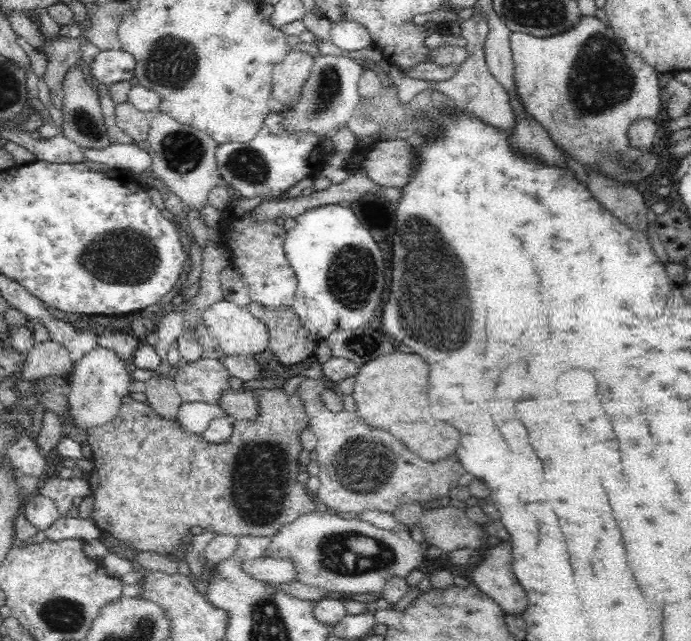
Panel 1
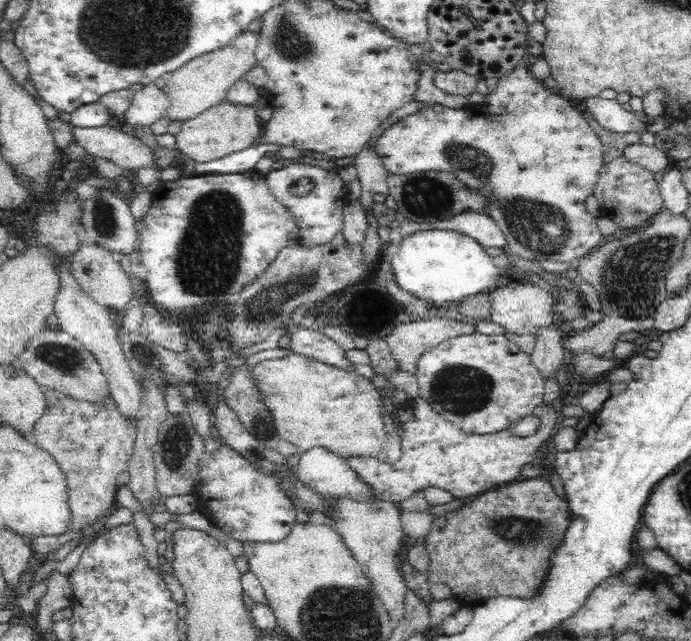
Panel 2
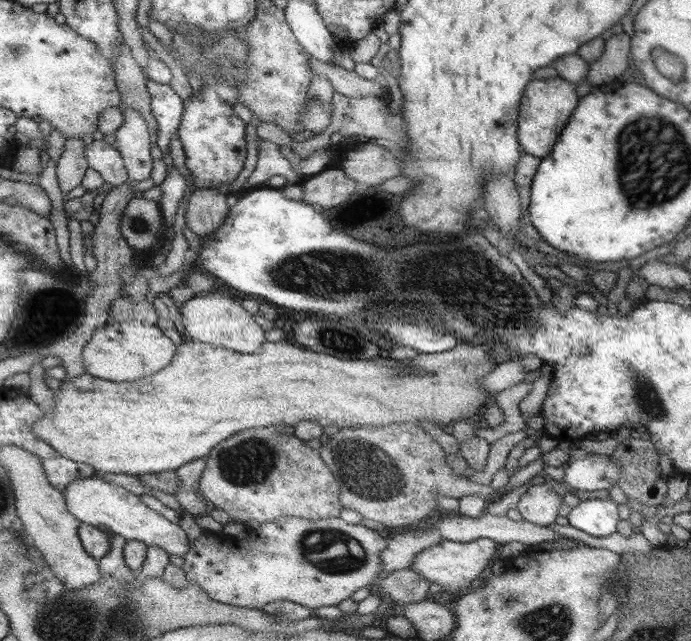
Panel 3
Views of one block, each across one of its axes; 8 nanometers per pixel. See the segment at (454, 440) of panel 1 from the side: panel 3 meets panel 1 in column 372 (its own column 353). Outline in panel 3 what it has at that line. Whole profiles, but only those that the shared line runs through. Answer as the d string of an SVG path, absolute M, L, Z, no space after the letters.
M184 339L170 365L148 378L132 383L114 383L85 373L61 384L55 391L55 407L33 424L33 430L64 458L90 465L96 471L137 476L176 470L196 459L206 458L217 445L250 428L266 428L274 424L296 426L300 420L336 428L338 422L340 428L348 428L401 422L418 425L427 420L449 429L458 420L476 416L484 410L483 406L494 401L494 393L478 384L498 366L493 362L493 356L490 358L488 346L460 344L444 353L419 354L414 359L402 361L386 357L340 360L284 342L264 342L263 348L256 353L240 354Z

